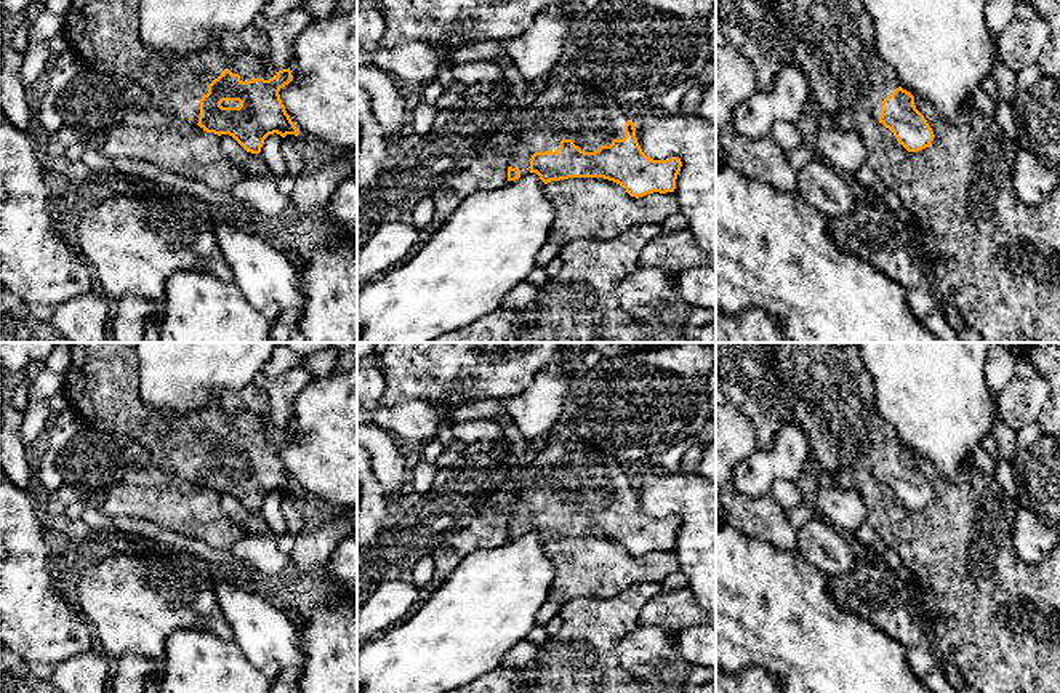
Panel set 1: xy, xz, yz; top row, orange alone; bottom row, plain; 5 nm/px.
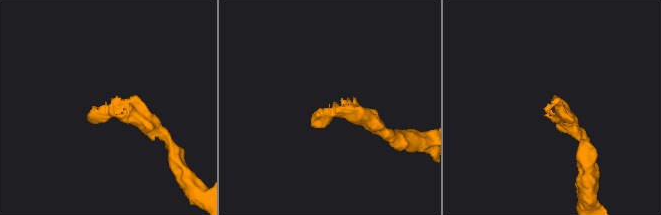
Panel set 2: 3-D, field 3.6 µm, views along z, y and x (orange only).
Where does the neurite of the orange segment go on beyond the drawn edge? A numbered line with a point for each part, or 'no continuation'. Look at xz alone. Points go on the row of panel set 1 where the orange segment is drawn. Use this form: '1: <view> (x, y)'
1: xz (570, 109)

